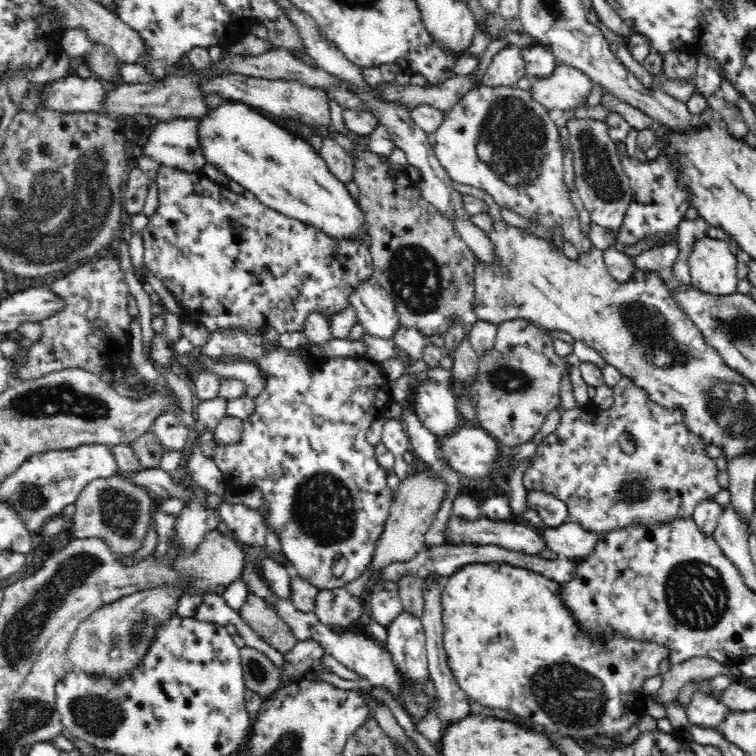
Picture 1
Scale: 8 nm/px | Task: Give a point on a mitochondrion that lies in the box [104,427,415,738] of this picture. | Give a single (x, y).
(322, 507)

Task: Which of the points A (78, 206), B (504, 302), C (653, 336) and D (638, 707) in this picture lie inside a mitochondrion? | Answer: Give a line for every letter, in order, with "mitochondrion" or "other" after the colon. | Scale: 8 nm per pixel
A: mitochondrion
B: mitochondrion
C: mitochondrion
D: other

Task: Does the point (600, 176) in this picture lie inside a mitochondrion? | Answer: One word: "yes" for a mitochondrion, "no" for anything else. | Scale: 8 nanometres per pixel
yes

